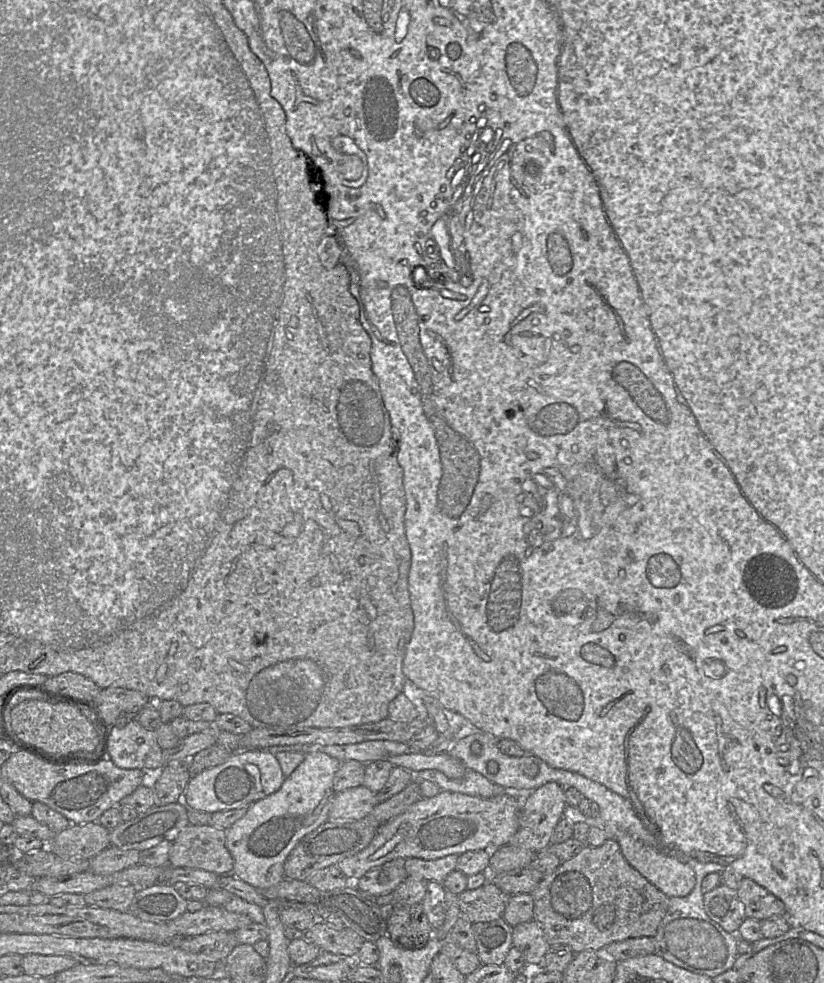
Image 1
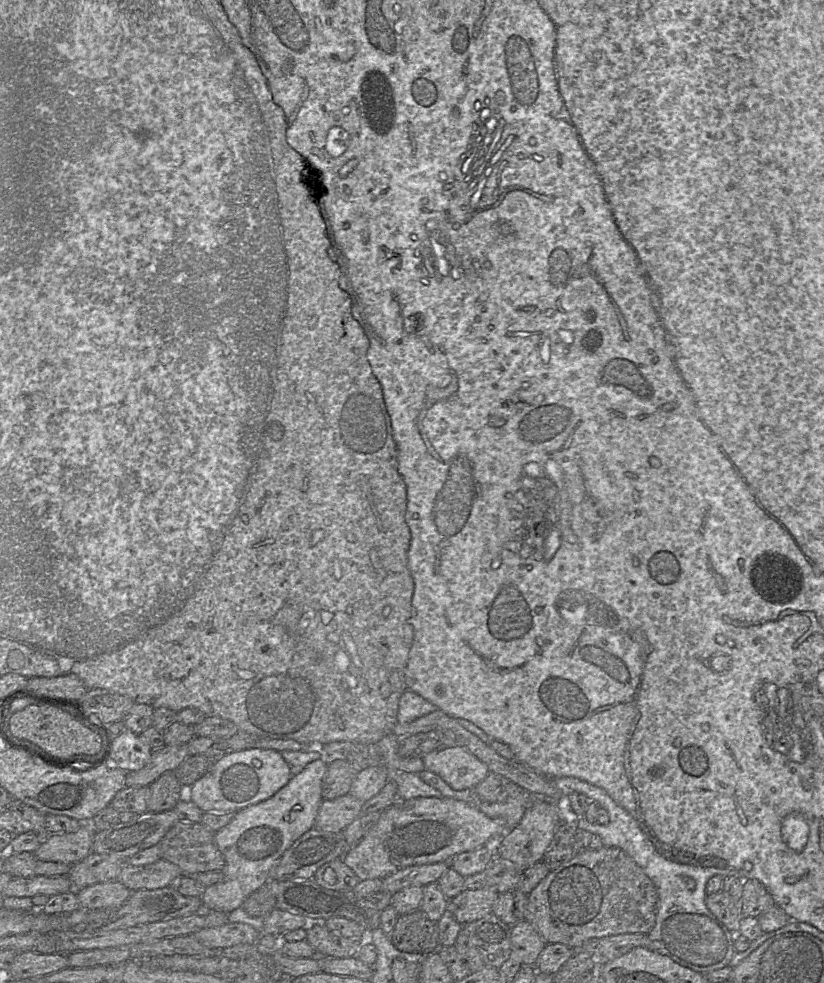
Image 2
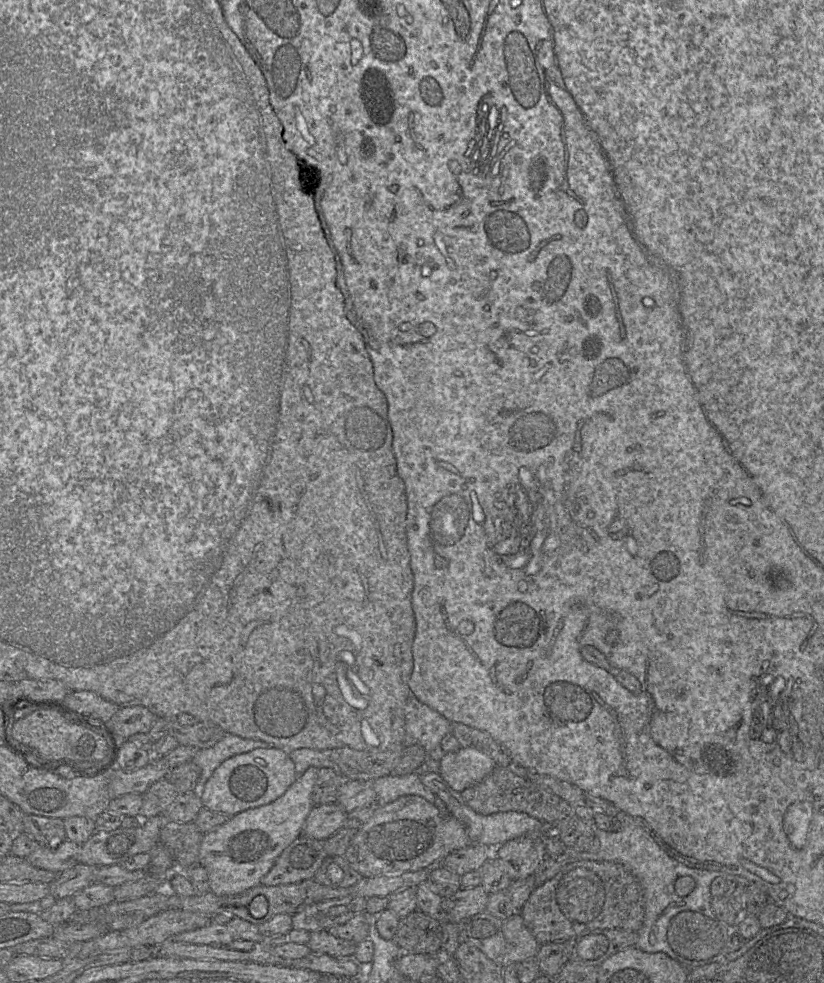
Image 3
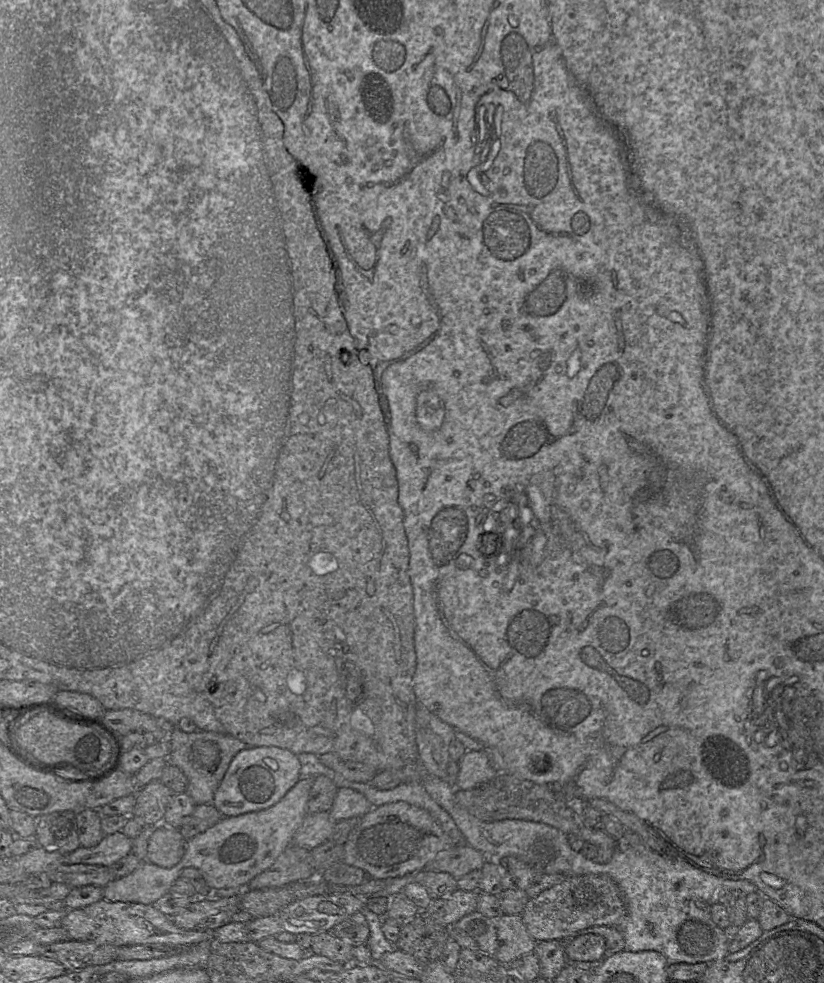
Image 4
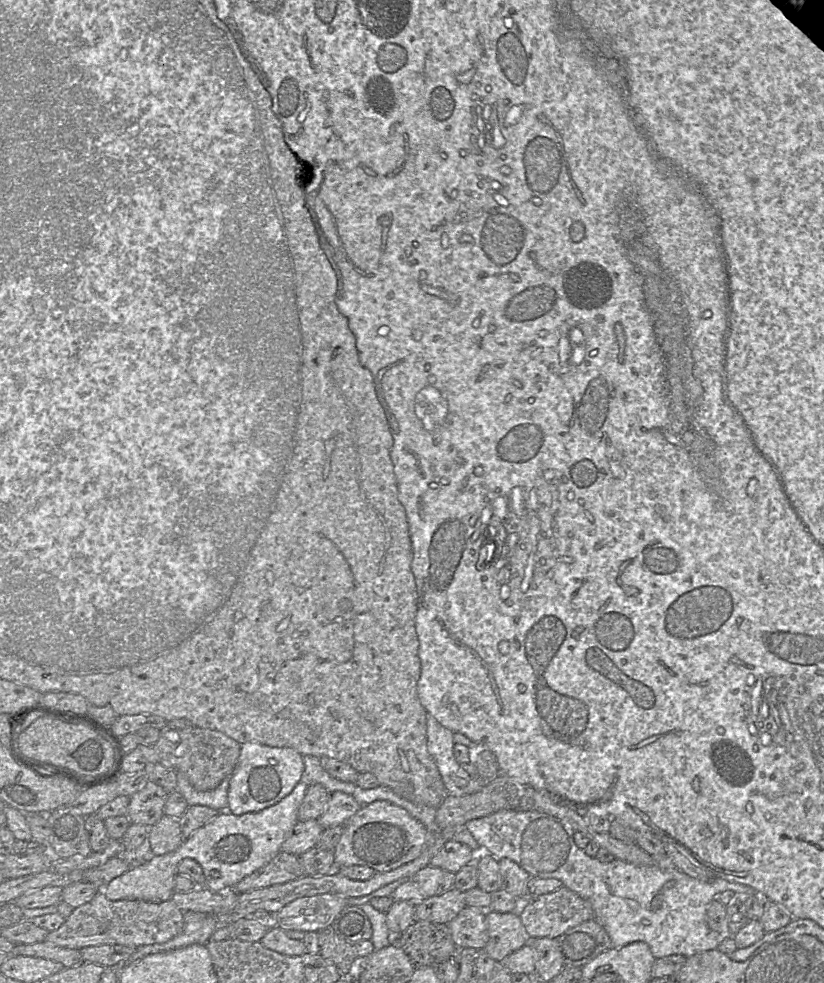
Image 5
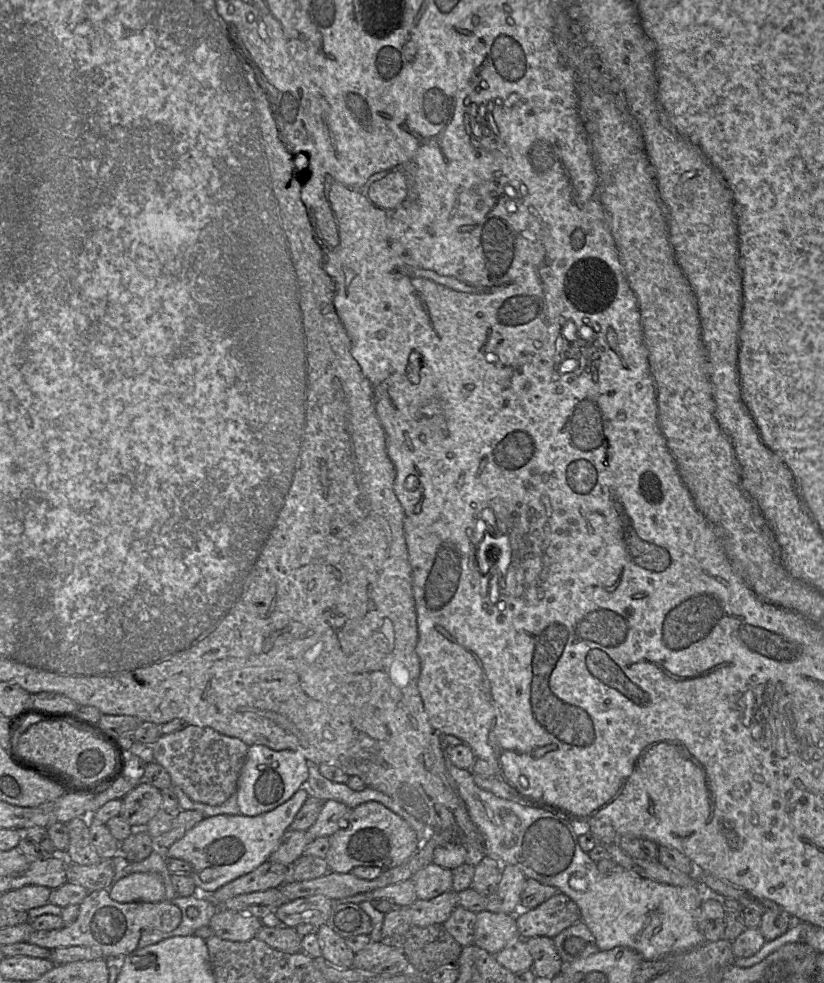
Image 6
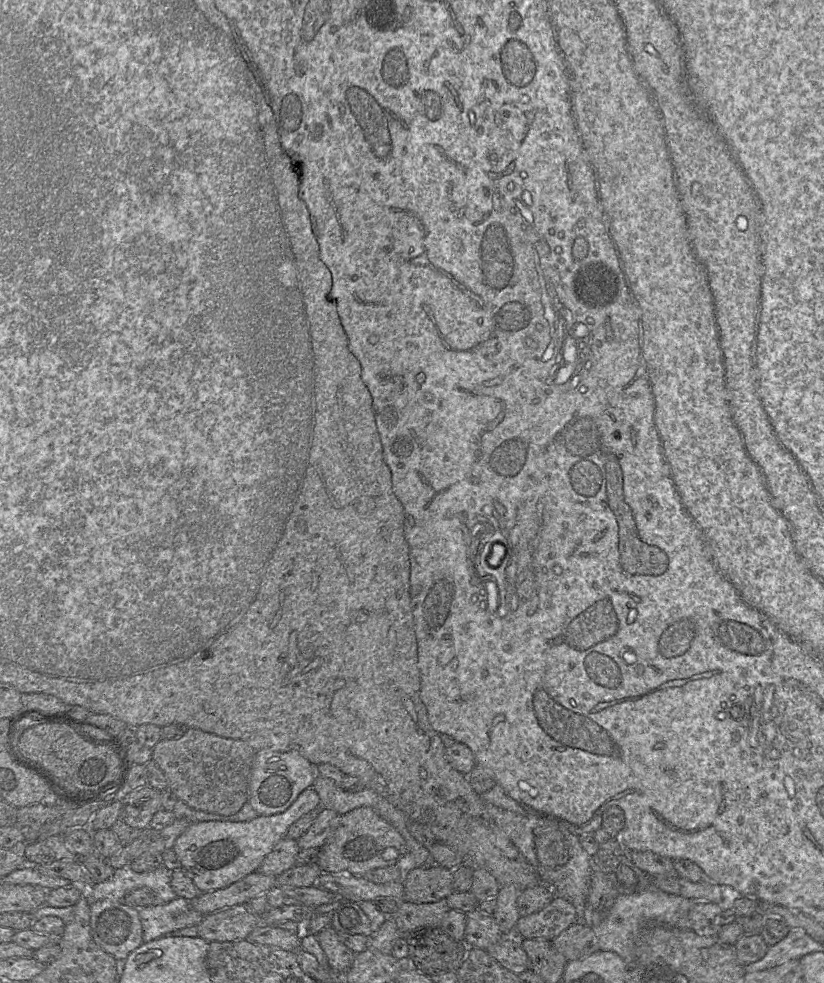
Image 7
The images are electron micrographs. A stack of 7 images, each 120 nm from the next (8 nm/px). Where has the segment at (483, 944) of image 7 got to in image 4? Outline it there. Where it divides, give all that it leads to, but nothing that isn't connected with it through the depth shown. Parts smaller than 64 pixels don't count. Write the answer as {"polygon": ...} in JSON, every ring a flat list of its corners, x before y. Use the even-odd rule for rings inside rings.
{"polygon":[[503,914,495,917,497,950,494,958,508,965,523,955,534,952,535,941,529,934,521,915]]}

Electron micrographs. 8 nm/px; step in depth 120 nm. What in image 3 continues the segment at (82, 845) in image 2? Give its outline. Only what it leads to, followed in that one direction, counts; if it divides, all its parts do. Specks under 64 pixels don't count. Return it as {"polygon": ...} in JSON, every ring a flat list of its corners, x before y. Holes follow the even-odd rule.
{"polygon":[[65,840,57,848,39,846,27,859,35,867,60,874,77,863,78,847,70,840]]}

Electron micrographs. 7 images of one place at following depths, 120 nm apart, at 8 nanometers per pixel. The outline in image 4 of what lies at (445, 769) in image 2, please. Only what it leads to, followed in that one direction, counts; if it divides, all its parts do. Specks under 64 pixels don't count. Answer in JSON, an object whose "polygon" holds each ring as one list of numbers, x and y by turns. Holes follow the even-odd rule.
{"polygon":[[467,750,458,764,456,789,472,789,493,779,499,773,485,750]]}

